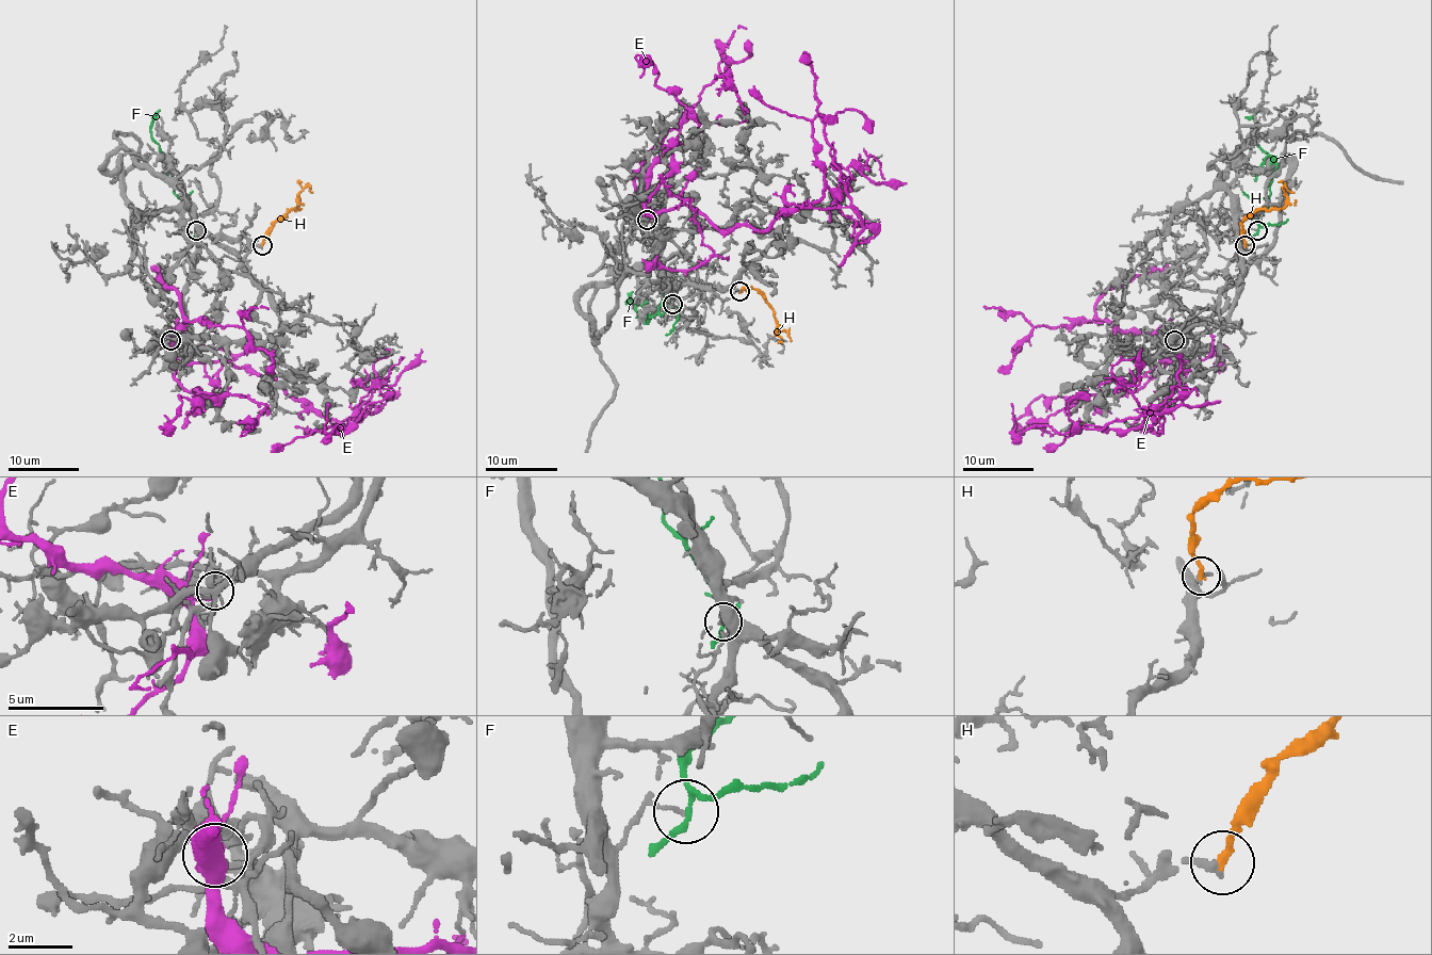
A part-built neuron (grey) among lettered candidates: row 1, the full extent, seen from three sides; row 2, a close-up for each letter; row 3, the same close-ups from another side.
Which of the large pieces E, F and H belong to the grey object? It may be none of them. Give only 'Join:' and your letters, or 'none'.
Join: H

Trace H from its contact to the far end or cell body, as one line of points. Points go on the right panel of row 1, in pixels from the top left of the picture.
H: (1246, 244), (1241, 222), (1257, 209), (1281, 209), (1286, 193), (1285, 185), (1294, 193)

